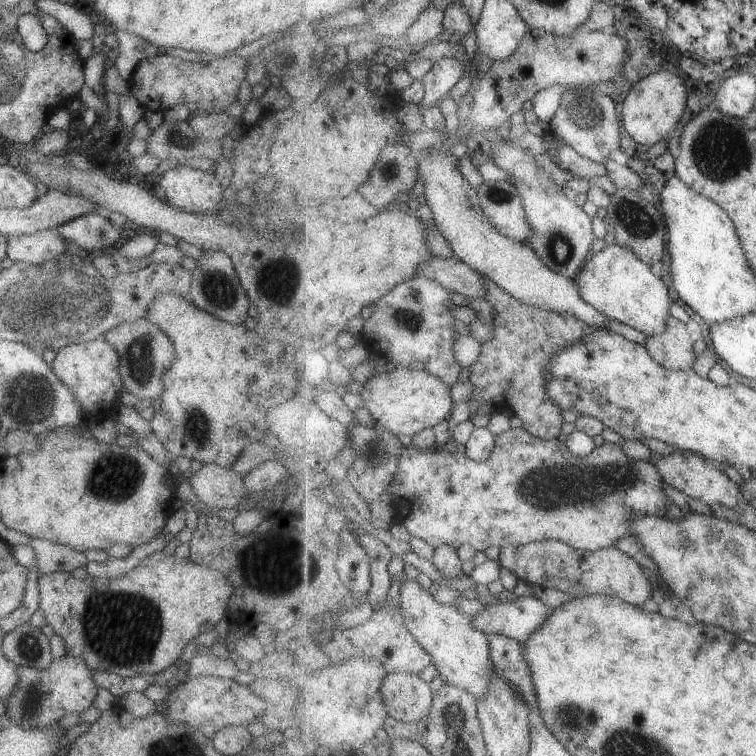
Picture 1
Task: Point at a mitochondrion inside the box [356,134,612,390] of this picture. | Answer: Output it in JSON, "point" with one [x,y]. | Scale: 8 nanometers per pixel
{"point":[560,249]}

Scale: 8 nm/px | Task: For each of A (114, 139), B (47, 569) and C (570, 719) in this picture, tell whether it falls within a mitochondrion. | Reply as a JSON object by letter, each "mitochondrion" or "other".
{"A":"other","B":"other","C":"mitochondrion"}

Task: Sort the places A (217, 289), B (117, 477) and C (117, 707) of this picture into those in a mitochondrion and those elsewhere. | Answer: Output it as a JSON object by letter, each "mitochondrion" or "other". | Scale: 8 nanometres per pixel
{"A":"mitochondrion","B":"mitochondrion","C":"other"}

